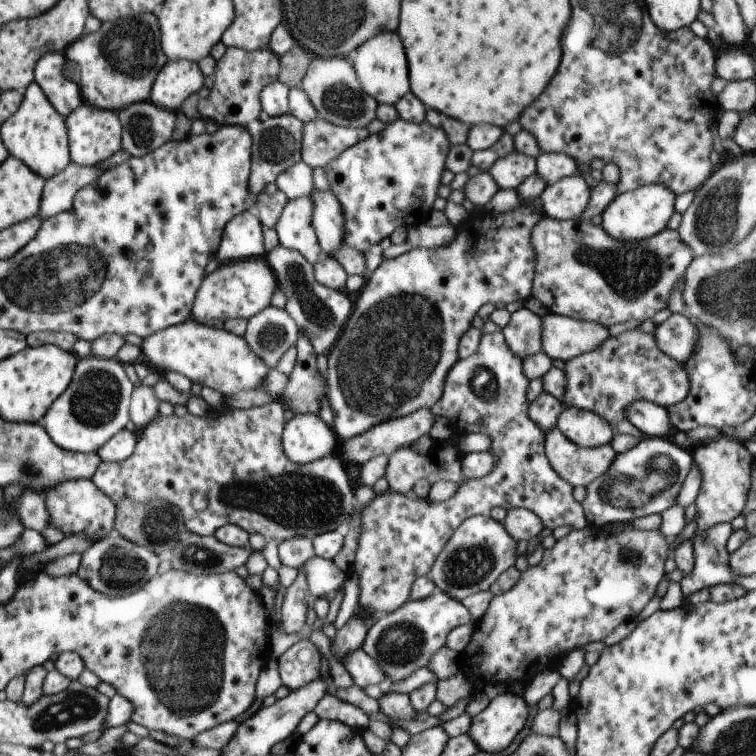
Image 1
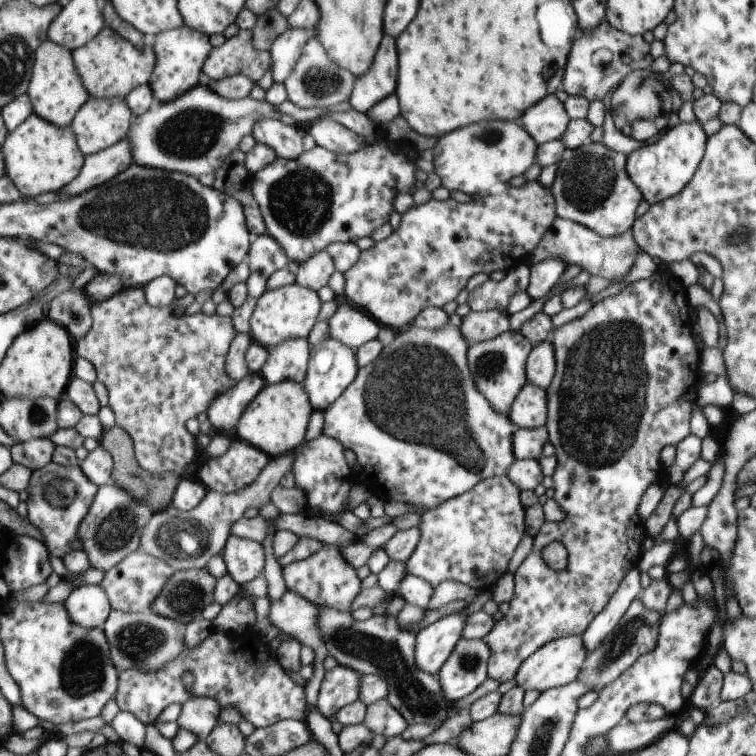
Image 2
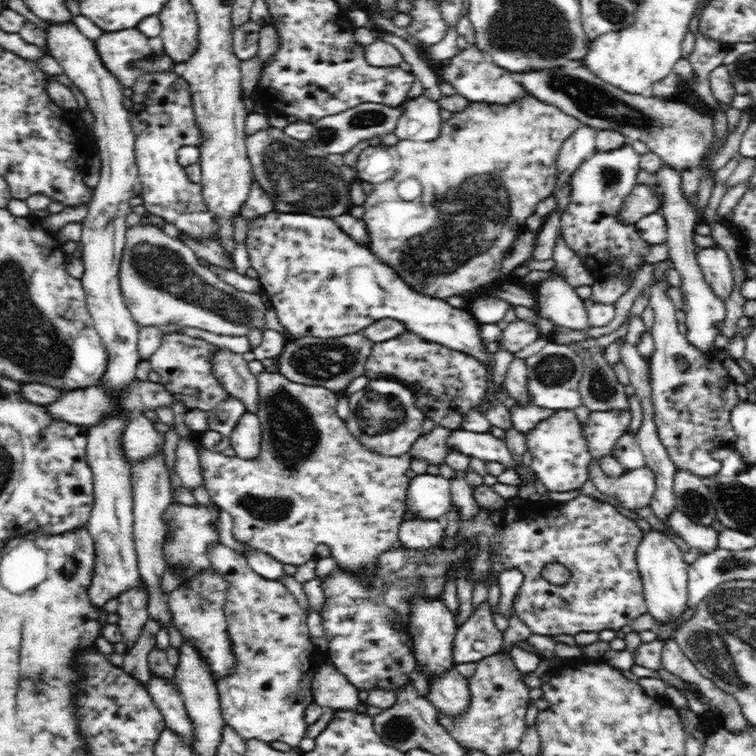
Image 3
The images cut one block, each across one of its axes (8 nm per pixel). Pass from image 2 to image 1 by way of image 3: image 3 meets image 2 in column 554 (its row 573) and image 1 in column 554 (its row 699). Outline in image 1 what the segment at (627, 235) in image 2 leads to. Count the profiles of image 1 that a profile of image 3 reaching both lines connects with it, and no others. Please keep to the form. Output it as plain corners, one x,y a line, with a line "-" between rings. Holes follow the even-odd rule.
546,216
532,228
532,246
536,252
536,272
531,296
542,302
550,313
595,322
605,327
628,320
647,321
656,312
664,310
668,306
670,294
684,278
694,257
680,233
668,227
650,238
634,242
608,236
602,225
594,226
591,222
580,220
559,221

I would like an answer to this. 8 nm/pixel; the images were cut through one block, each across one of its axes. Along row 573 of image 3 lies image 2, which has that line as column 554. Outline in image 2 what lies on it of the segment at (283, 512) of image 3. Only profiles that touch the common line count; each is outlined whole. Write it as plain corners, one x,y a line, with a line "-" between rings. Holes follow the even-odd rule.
550,339
537,344
527,356
525,364
526,380
542,390
547,390
556,372
554,346

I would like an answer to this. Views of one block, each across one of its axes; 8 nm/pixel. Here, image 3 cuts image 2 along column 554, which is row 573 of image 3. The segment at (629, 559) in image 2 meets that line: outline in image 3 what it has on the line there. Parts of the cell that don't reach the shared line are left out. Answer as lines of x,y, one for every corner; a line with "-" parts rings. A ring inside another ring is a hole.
580,494
576,498
562,503
550,505
541,499
534,502
523,500
520,504
519,515
515,520
505,525
499,525
480,509
471,519
460,518
457,541
454,549
446,548
443,542
428,550
414,550
402,544
392,545
381,552
378,557
378,568
375,575
368,579
348,573
340,566
336,566
327,577
321,579
324,593
324,604
319,614
322,617
323,628
328,641
327,656
336,670
340,671
360,690
374,690
385,688
396,691
396,688
408,684
413,677
416,667
415,652
412,651
413,637
400,629
407,626
410,620
410,598
423,596
430,600
441,600
448,570
450,566
460,568
462,562
468,558
470,542
477,544
477,556
471,562
471,580
483,580
490,586
490,574
500,574
502,570
517,568
524,575
523,583
513,599
513,610
517,618
523,622
532,634
542,636
556,636
577,632
600,632
601,630
620,630
626,624
631,625
638,616
646,614
647,604
643,595
643,580
636,562
636,549
643,537
643,530
636,523
618,512
614,506
606,501
598,501
590,496
-
546,564
564,564
570,573
570,580
562,586
551,585
542,578
542,568

